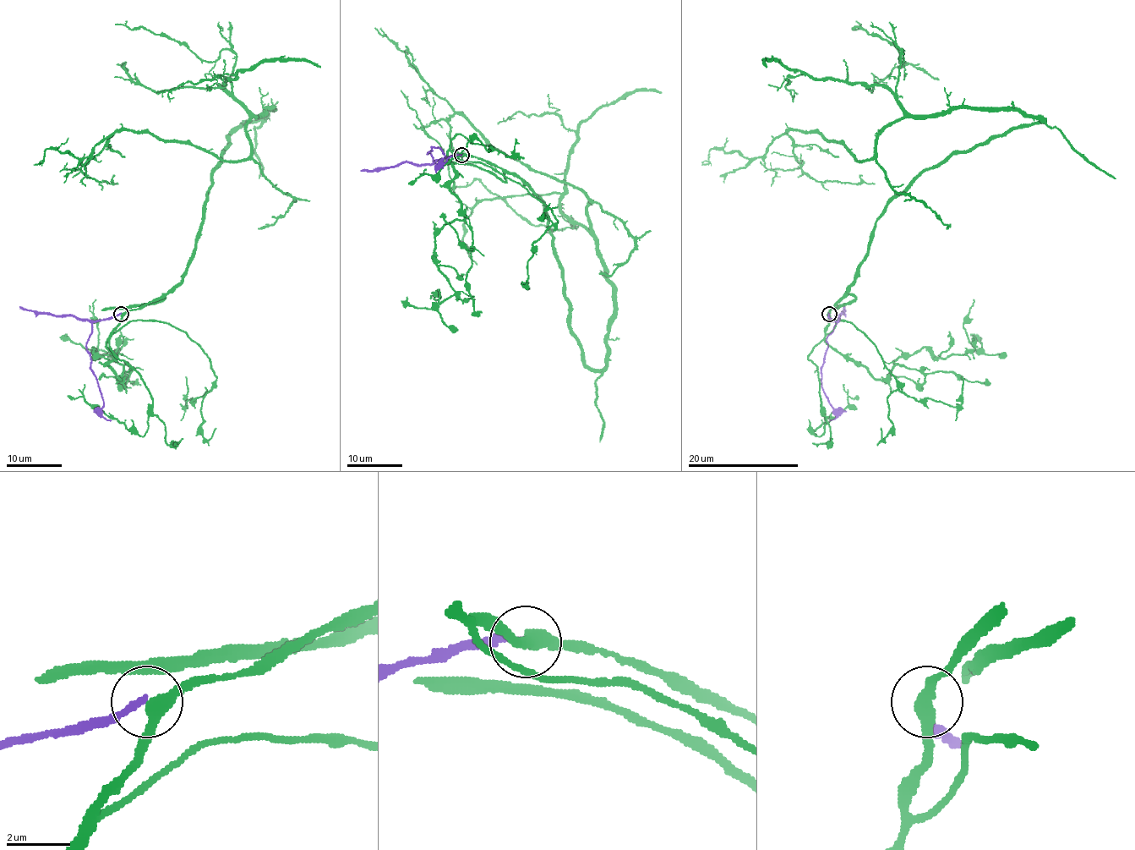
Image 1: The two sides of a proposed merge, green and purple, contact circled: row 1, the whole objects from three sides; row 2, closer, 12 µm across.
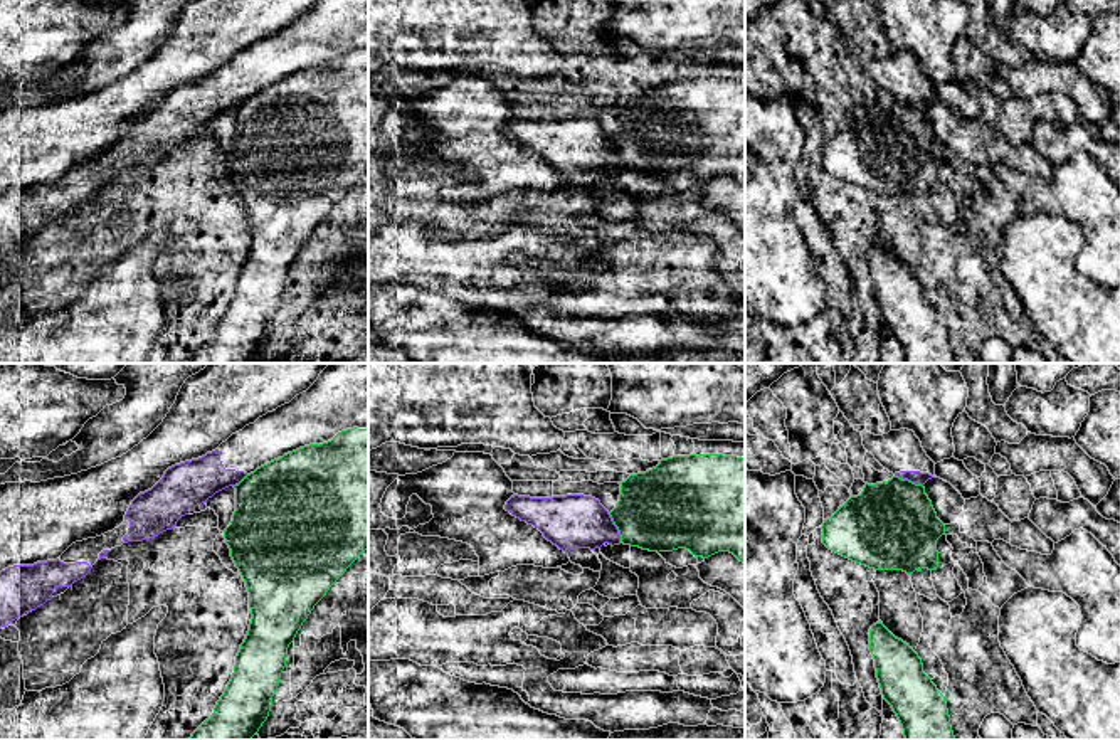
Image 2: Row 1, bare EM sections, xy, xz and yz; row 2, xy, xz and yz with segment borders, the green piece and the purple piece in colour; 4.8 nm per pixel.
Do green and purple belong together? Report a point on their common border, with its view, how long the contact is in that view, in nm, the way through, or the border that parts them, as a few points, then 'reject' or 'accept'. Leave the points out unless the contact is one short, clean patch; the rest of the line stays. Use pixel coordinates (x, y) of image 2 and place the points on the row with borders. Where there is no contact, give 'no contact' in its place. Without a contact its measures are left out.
contact xz (618, 528); length 160 nm; border xz (607, 513), (621, 542); reject

